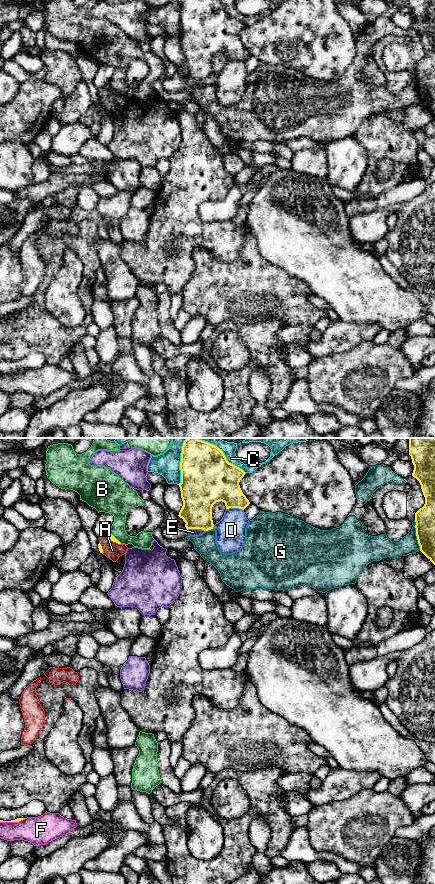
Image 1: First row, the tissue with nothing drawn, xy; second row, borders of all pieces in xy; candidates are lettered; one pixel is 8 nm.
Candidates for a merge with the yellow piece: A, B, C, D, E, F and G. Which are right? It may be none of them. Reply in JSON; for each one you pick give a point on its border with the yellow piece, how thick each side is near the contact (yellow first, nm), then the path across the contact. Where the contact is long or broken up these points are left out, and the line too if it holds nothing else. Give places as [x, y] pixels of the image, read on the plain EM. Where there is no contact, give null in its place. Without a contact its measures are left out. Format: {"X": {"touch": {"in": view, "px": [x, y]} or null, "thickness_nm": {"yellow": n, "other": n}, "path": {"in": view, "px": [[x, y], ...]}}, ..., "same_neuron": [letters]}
{"same_neuron": []}

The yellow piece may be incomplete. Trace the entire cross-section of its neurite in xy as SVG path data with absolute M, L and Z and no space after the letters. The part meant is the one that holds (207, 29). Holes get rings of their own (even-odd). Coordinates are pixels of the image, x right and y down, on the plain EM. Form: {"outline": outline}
{"outline": "M182 0L181 35L179 36L183 58L179 69L186 75L186 81L213 81L212 59L216 54L225 55L226 61L244 62L249 52L243 46L239 34L246 26L239 19L229 15L219 0Z"}

